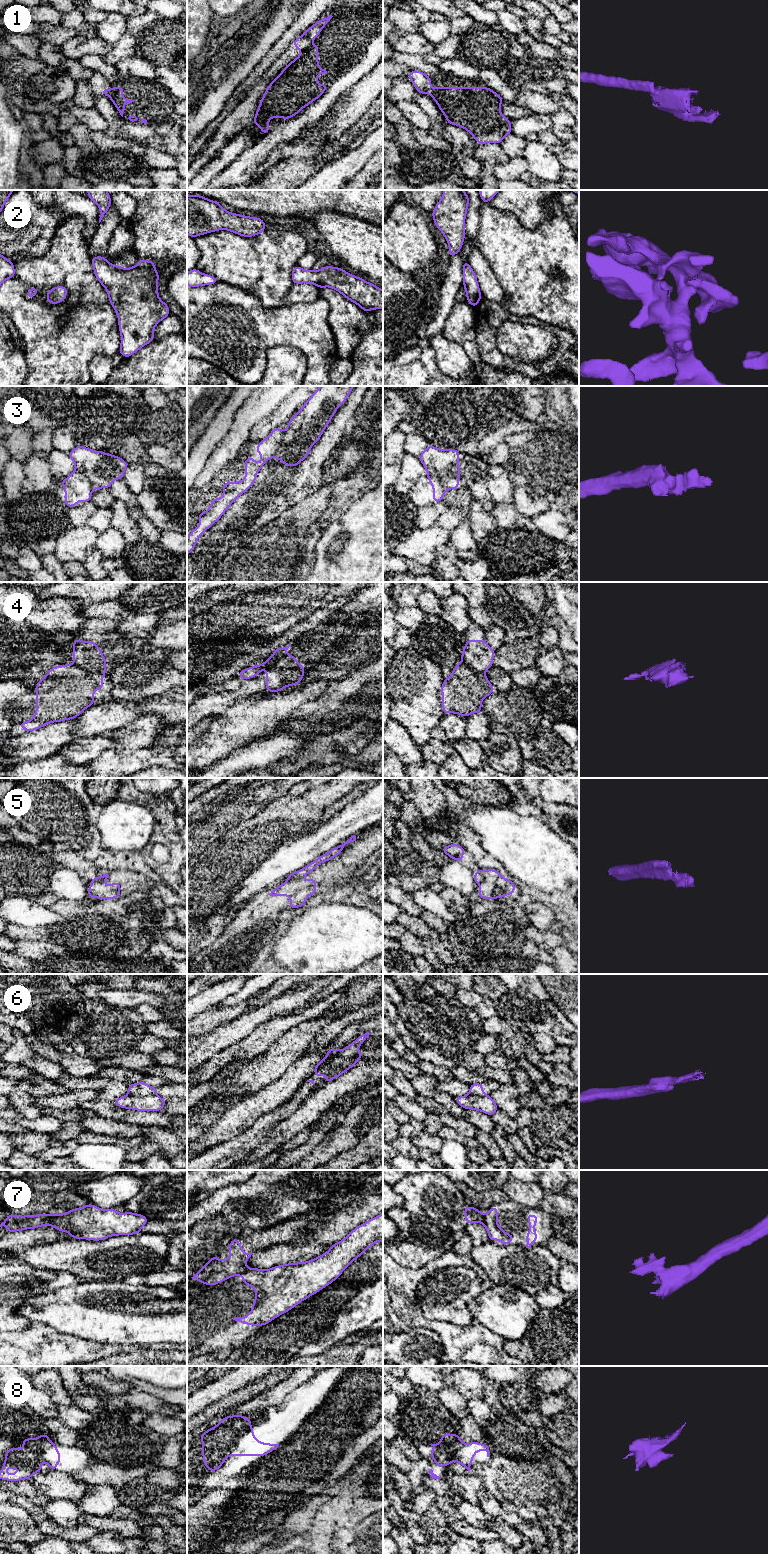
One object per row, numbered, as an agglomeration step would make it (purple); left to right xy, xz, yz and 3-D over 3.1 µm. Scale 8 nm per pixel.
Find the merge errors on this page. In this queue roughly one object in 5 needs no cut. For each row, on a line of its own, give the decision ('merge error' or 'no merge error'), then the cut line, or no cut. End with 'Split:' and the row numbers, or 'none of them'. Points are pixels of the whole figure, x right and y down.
1: merge error; cut xz (312, 43), (301, 52)
2: no merge error; cut none
3: merge error; cut xz (284, 431), (281, 442), (273, 456)
4: merge error; cut xy (73, 663), (102, 675)
5: merge error; cut xz (300, 877), (292, 877), (287, 880)
6: merge error; cut xz (358, 1052), (338, 1063), (332, 1061)
7: merge error; cut xz (249, 1269), (236, 1274)
8: merge error; cut yz (463, 1444), (456, 1452), (456, 1458), (463, 1465), (468, 1466)
Split: 1, 3, 4, 5, 6, 7, 8

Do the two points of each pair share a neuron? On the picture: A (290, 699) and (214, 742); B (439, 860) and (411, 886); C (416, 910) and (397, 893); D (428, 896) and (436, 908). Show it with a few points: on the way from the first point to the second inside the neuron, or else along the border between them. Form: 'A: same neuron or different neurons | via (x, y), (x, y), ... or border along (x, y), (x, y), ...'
A: same neuron | via (271, 711), (259, 718), (244, 722), (233, 730)
B: same neuron | via (431, 860), (414, 878)
C: same neuron | via (411, 907), (402, 898)
D: same neuron | via (429, 899), (435, 905)

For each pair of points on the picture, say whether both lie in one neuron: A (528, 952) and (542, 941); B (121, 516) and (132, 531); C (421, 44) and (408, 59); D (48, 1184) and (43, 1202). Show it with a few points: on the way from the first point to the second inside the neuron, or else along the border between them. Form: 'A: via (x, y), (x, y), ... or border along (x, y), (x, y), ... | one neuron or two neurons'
A: border along (527, 938), (549, 951) | two neurons
B: via (121, 520), (128, 527) | one neuron
C: border along (395, 51), (421, 54), (423, 56) | two neurons
D: border along (34, 1189), (39, 1191), (69, 1190) | two neurons

